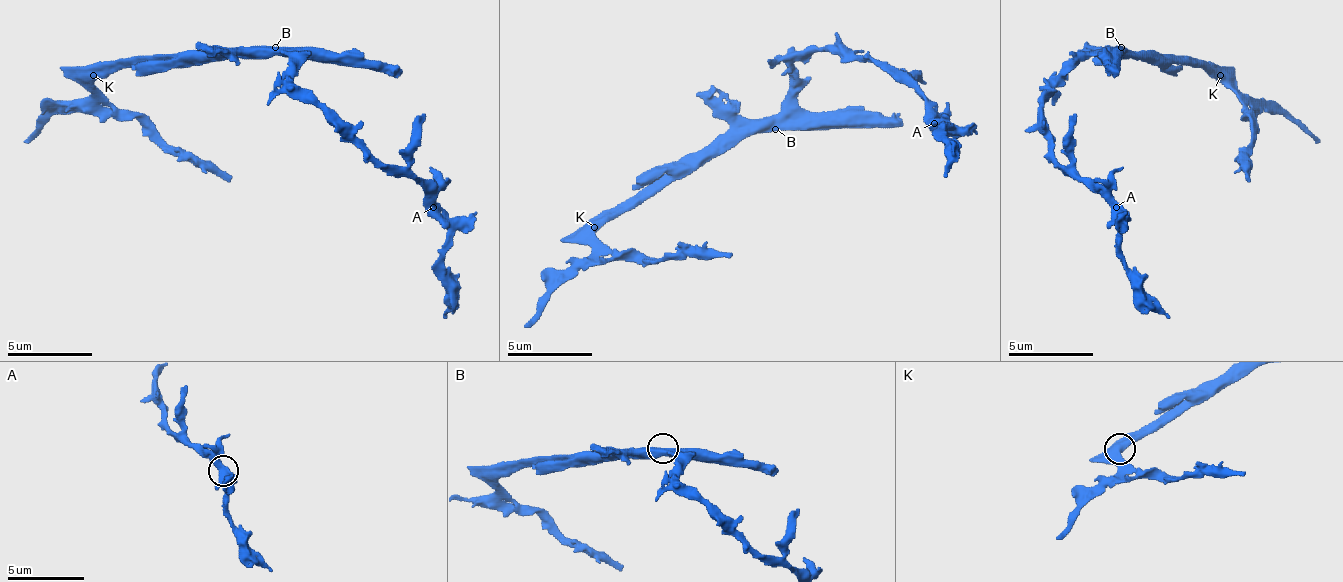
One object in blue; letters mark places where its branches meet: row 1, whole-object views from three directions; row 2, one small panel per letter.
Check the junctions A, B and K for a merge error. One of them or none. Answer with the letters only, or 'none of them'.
none of them

